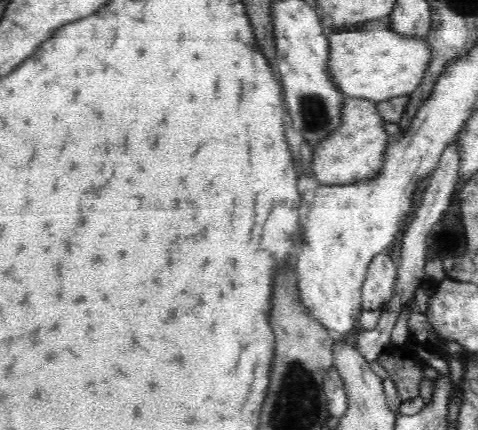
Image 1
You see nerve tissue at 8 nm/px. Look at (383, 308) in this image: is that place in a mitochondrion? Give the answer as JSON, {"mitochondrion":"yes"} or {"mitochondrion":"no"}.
{"mitochondrion":"no"}

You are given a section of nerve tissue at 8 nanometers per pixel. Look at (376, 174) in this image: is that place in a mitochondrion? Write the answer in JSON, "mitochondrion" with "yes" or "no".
{"mitochondrion":"no"}

